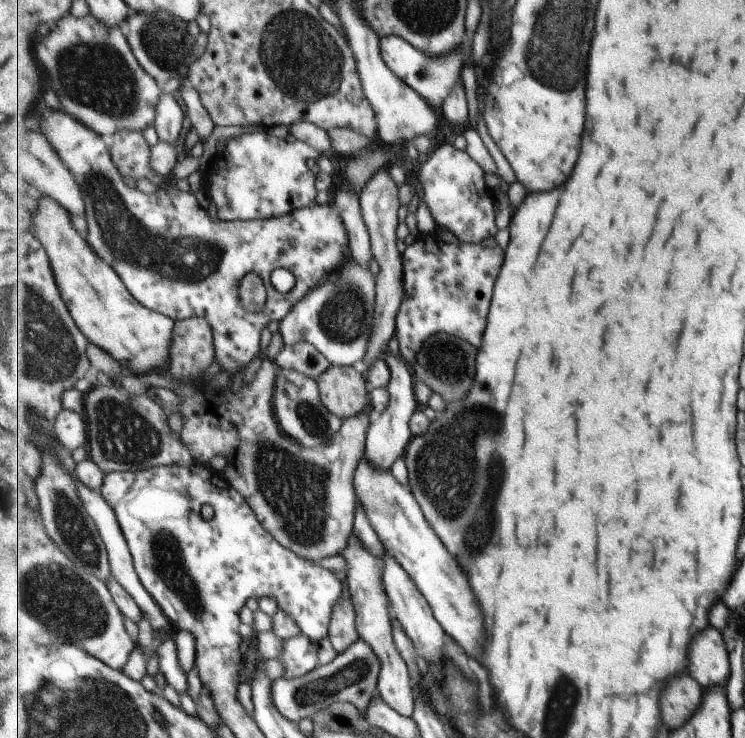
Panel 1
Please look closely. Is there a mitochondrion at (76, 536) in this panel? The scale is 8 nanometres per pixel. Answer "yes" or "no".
yes

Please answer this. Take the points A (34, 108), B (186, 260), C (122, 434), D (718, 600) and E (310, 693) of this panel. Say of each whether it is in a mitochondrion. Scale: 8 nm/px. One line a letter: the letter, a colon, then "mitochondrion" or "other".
A: other
B: mitochondrion
C: mitochondrion
D: other
E: mitochondrion

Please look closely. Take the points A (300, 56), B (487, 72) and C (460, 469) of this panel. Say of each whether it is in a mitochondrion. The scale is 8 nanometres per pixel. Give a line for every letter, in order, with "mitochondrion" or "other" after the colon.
A: mitochondrion
B: other
C: mitochondrion

